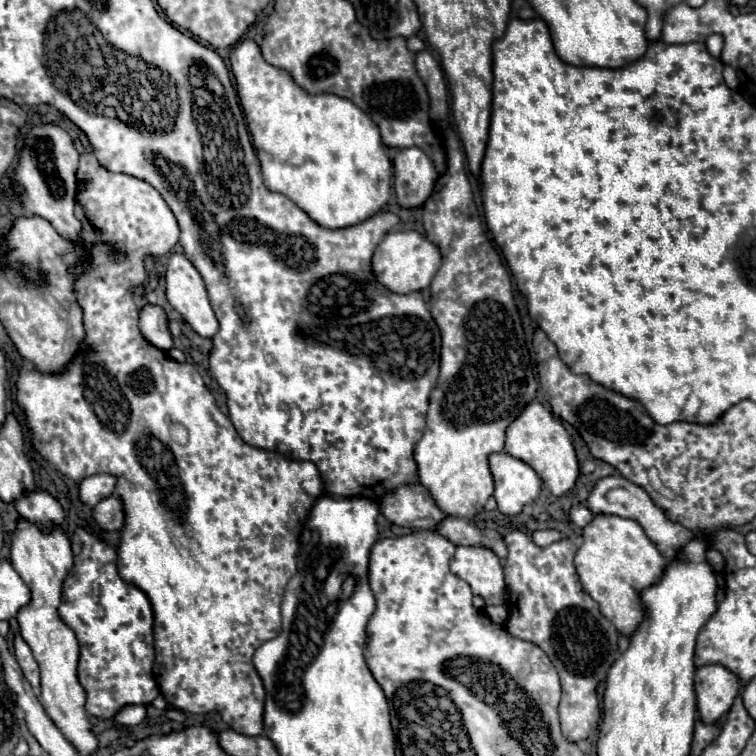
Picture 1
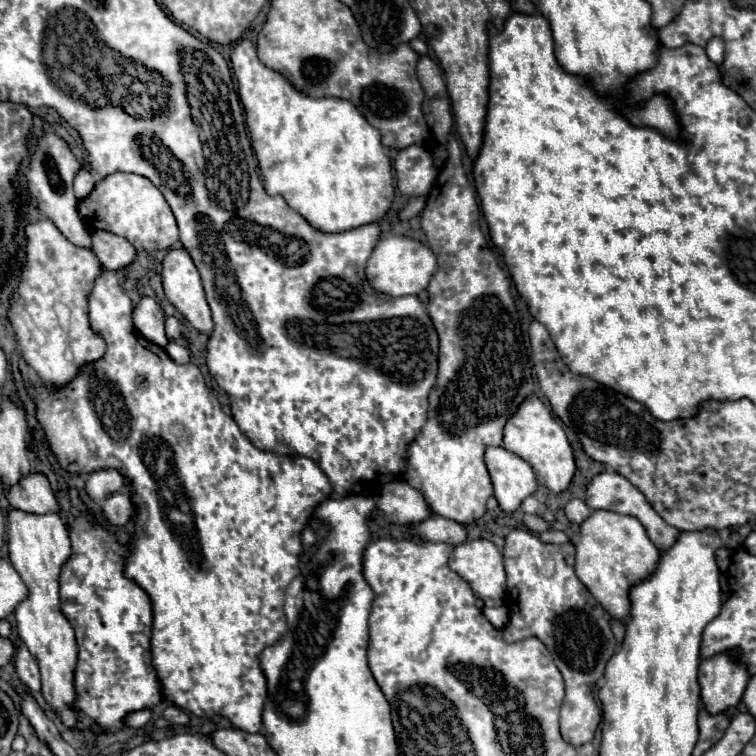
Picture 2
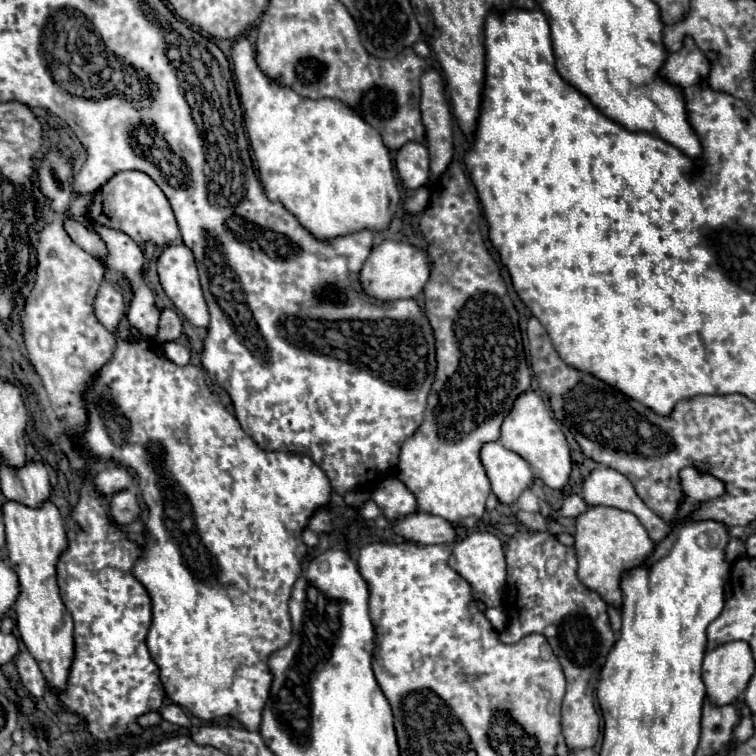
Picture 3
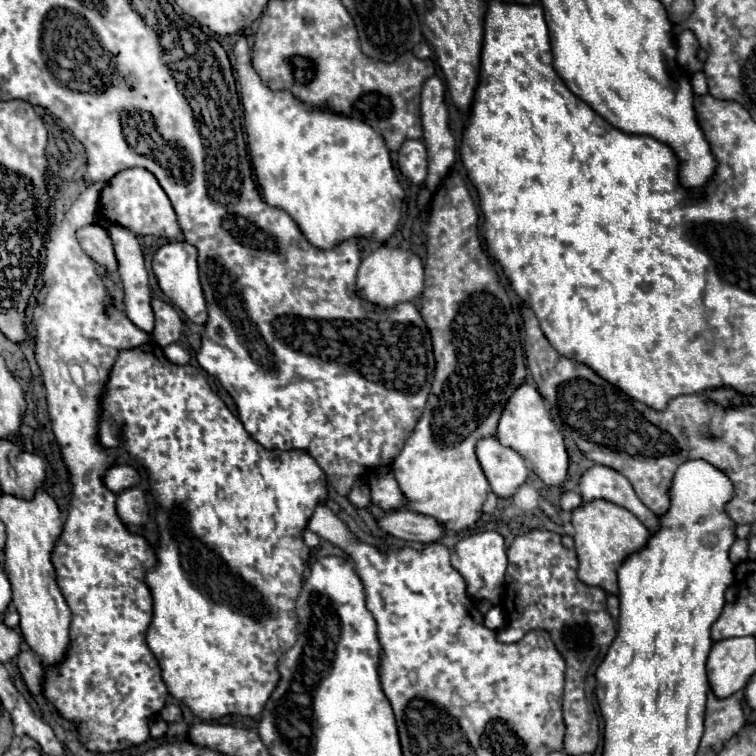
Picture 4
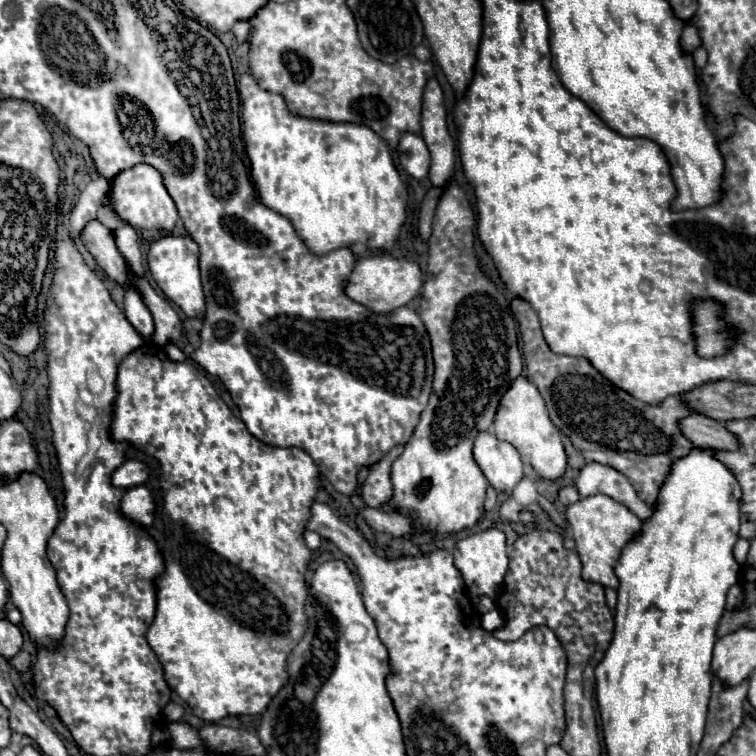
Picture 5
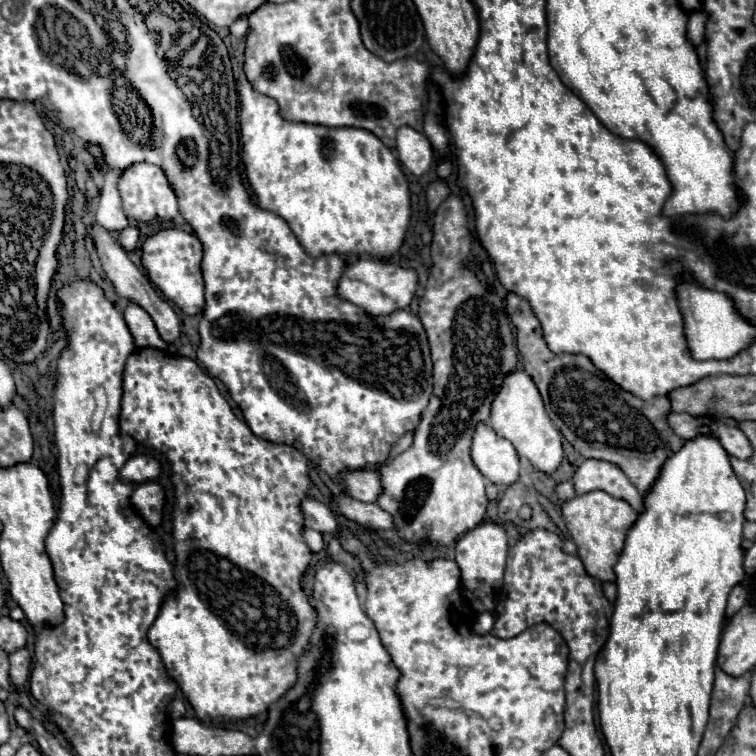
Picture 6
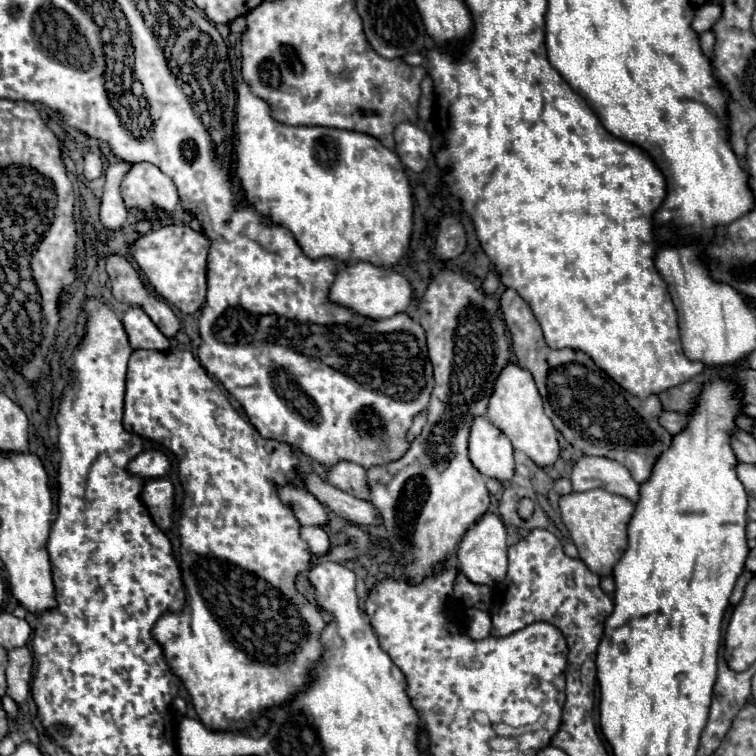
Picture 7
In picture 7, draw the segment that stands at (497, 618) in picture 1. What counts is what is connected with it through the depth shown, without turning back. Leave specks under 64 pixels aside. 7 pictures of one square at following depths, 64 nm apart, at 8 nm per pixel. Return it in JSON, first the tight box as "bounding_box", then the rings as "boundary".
{"bounding_box":[468,608,492,640],"boundary":[[[470,608],[468,610],[468,618],[470,618],[470,626],[468,626],[468,636],[472,636],[474,640],[482,640],[484,636],[490,634],[492,622],[490,622],[490,614]]]}

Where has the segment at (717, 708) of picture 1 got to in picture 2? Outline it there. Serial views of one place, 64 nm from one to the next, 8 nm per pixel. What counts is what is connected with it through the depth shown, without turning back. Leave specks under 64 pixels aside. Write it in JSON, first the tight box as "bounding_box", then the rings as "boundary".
{"bounding_box":[700,654,748,712],"boundary":[[[718,654],[700,664],[700,698],[708,712],[726,712],[738,706],[748,684],[748,670],[730,656]]]}

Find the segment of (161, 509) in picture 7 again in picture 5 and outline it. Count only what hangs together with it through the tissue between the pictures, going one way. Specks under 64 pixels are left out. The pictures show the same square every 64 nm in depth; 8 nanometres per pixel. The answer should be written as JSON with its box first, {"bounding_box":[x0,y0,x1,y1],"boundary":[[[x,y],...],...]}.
{"bounding_box":[120,486,154,526],"boundary":[[[134,486],[128,488],[122,496],[120,510],[128,520],[140,524],[140,526],[150,526],[154,520],[154,498],[152,492],[146,486]]]}

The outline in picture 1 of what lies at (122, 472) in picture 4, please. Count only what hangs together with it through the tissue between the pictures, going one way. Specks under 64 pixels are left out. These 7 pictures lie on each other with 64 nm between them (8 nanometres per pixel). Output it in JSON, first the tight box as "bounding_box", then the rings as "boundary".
{"bounding_box":[78,474,116,506],"boundary":[[[94,474],[80,482],[78,498],[88,506],[96,506],[100,500],[114,494],[114,488],[116,488],[116,478],[112,474]]]}

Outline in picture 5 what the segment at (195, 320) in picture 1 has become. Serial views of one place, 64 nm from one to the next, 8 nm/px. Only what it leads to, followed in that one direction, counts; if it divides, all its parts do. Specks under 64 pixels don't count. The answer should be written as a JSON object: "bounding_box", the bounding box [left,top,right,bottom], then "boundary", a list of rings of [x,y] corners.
{"bounding_box":[148,236,206,320],"boundary":[[[164,236],[156,240],[150,246],[148,252],[148,266],[152,272],[152,278],[164,292],[168,300],[172,300],[188,318],[198,318],[202,320],[206,314],[206,304],[204,304],[204,292],[202,292],[202,282],[200,282],[200,270],[198,270],[198,244],[188,238],[188,236]]]}

